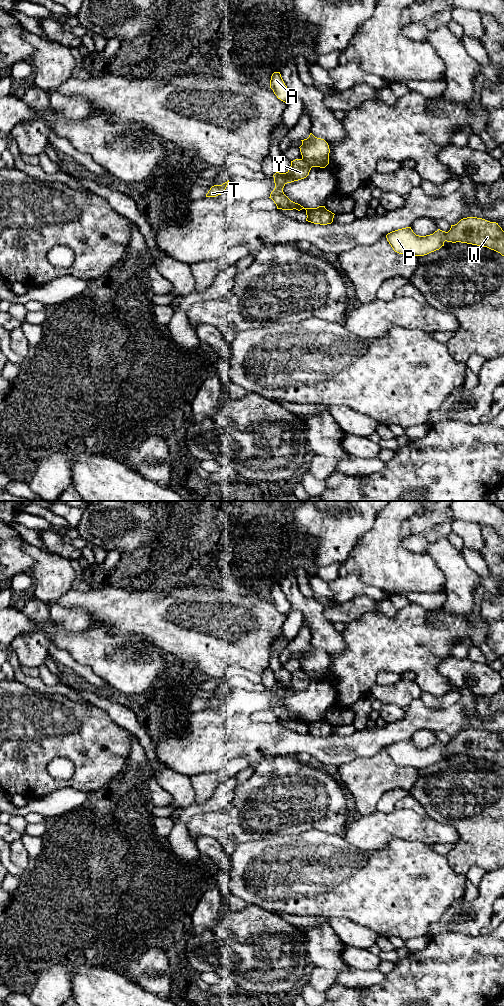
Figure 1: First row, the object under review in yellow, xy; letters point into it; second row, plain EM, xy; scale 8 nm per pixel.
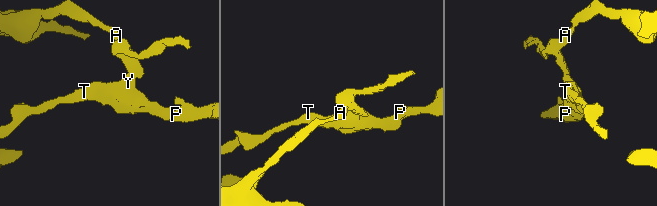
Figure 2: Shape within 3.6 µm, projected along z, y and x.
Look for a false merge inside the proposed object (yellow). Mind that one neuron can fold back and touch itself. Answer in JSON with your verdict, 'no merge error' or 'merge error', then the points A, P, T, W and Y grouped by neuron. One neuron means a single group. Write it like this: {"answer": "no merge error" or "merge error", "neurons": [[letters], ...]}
{"answer": "merge error", "neurons": [["A"], ["P", "T", "W", "Y"]]}

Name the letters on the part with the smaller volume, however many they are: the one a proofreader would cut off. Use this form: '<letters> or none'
A

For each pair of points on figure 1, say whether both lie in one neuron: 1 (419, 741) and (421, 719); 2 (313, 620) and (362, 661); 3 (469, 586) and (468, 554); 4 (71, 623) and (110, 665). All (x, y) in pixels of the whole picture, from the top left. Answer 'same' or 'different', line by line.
1: different
2: different
3: different
4: different

